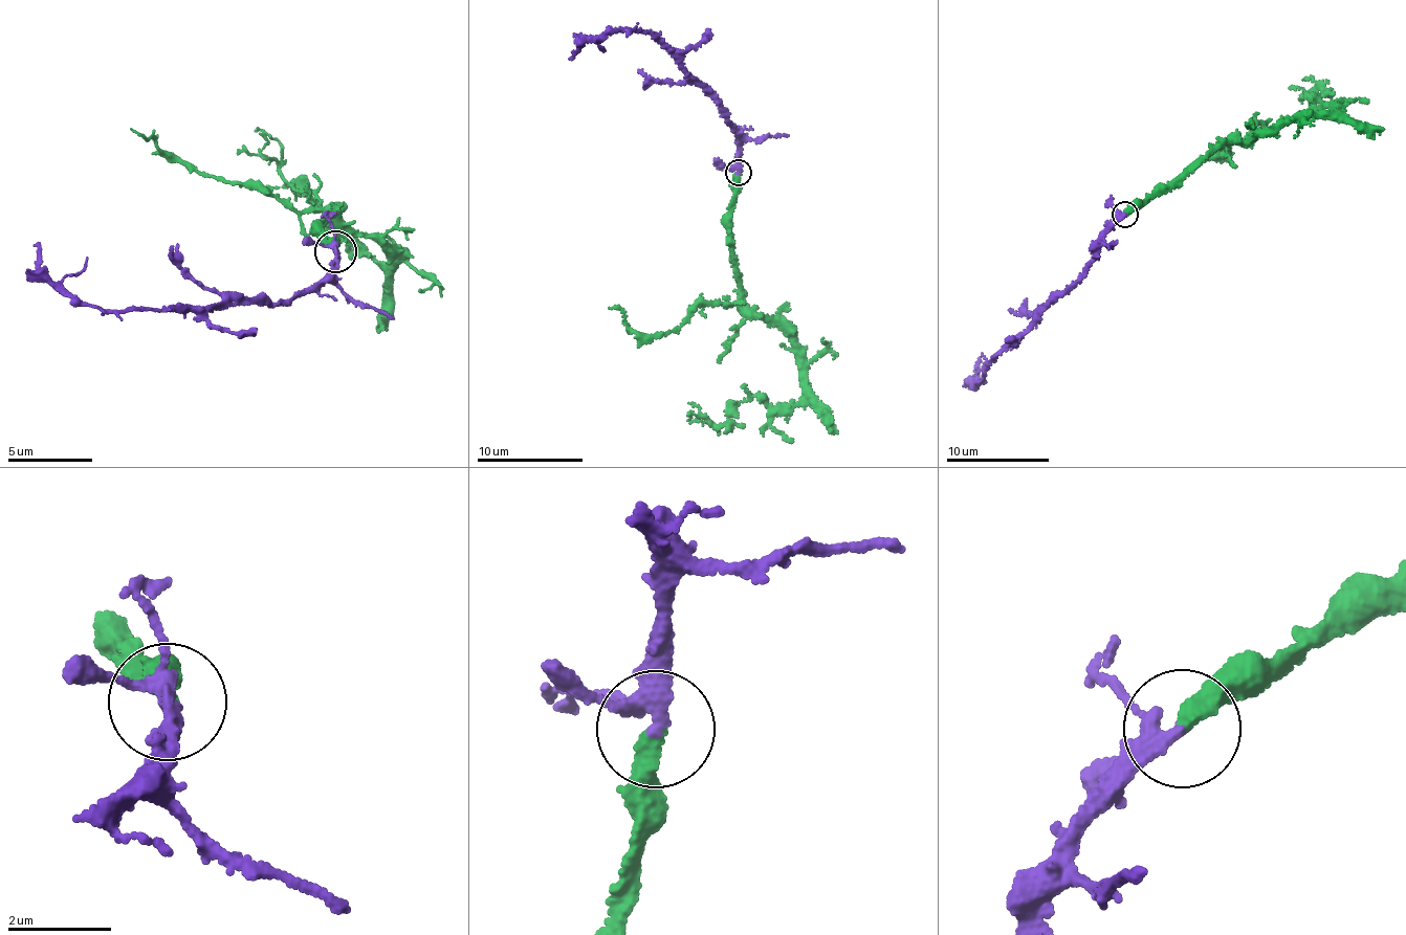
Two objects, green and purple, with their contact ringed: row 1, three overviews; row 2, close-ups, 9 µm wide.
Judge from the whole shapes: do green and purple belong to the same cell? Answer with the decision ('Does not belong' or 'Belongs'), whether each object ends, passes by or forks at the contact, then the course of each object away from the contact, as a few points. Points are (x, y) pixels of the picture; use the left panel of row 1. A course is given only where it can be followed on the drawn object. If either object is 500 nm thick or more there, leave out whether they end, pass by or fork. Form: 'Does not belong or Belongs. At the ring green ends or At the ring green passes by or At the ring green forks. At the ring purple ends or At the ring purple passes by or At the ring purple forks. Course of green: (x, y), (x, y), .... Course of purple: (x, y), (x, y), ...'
Belongs. At the ring green ends. At the ring purple forks. Course of green: (335, 250), (312, 231), (338, 213), (395, 248), (383, 265), (374, 262), (284, 179), (258, 131). Course of purple: (335, 250), (328, 275), (275, 304), (223, 298), (193, 306), (153, 309), (85, 305), (42, 270), (41, 241)

